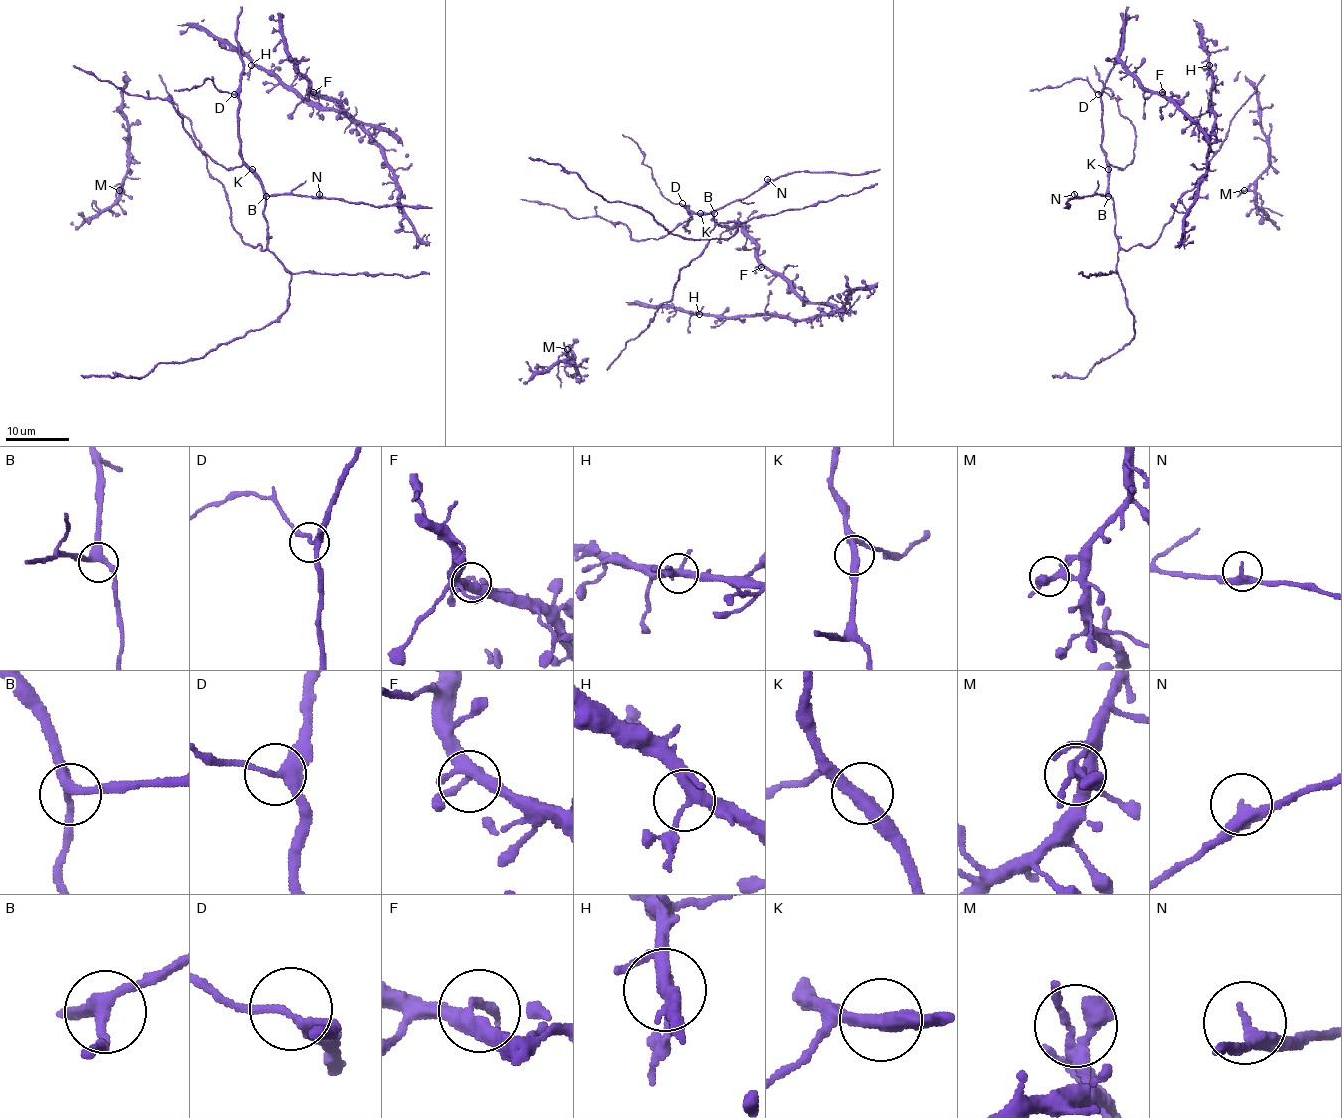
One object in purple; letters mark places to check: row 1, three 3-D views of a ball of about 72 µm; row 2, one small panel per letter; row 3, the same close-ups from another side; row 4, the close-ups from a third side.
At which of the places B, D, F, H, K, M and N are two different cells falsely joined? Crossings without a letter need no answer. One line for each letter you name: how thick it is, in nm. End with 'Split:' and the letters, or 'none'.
Split: none

